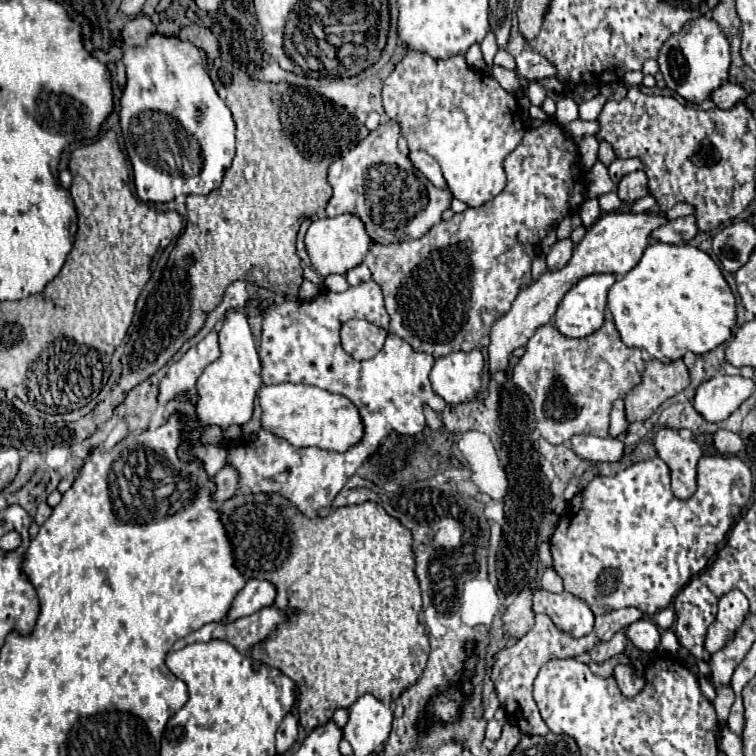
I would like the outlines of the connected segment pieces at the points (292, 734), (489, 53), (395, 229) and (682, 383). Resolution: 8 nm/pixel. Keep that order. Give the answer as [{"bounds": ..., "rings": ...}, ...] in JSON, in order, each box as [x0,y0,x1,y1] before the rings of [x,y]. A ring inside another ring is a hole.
[{"bounds":[276,714,298,754],"rings":[[[288,714],[282,720],[282,724],[278,728],[278,734],[276,734],[276,750],[278,750],[278,754],[284,754],[296,742],[296,736],[298,736],[298,720],[292,714]]]},{"bounds":[482,30,498,66],"rings":[[[492,30],[486,34],[486,38],[482,40],[482,54],[484,54],[484,60],[488,66],[492,66],[492,58],[494,54],[498,52],[498,46],[496,46],[496,34],[492,34]]]},{"bounds":[326,120,452,244],"rings":[[[386,120],[328,170],[328,182],[334,190],[326,206],[328,216],[346,212],[356,214],[366,224],[370,238],[380,244],[424,236],[434,224],[440,222],[442,212],[450,208],[452,200],[450,190],[436,188],[412,166],[410,158],[398,152],[398,138],[400,124],[396,120]]]},{"bounds":[624,360,690,422],"rings":[[[650,360],[646,364],[642,384],[638,384],[624,398],[626,420],[628,422],[648,420],[662,402],[682,392],[688,384],[690,384],[690,378],[682,360],[668,362],[668,364],[660,360]]]}]

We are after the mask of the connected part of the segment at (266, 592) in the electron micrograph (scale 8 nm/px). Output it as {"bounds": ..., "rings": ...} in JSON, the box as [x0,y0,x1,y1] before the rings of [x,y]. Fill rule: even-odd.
{"bounds":[226,578,276,620],"rings":[[[252,578],[246,582],[246,586],[234,598],[232,608],[226,618],[236,620],[242,616],[250,616],[250,614],[262,610],[264,606],[274,604],[274,598],[276,598],[276,586],[272,586],[272,582]]]}

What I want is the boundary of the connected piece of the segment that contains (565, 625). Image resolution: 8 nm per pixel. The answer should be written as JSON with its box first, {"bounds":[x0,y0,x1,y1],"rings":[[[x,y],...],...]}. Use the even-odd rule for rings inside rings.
{"bounds":[534,588,594,638],"rings":[[[538,588],[534,594],[534,612],[550,616],[552,622],[566,634],[572,634],[572,638],[590,634],[594,626],[592,610],[580,598],[568,592],[552,594]]]}

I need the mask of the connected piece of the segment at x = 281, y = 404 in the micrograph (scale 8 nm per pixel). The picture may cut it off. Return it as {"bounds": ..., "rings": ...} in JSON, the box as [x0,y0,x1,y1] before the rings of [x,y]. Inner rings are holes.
{"bounds":[260,384,364,452],"rings":[[[276,384],[260,388],[262,428],[288,440],[292,446],[316,446],[332,452],[346,452],[364,438],[364,424],[356,406],[342,394],[306,384]]]}

